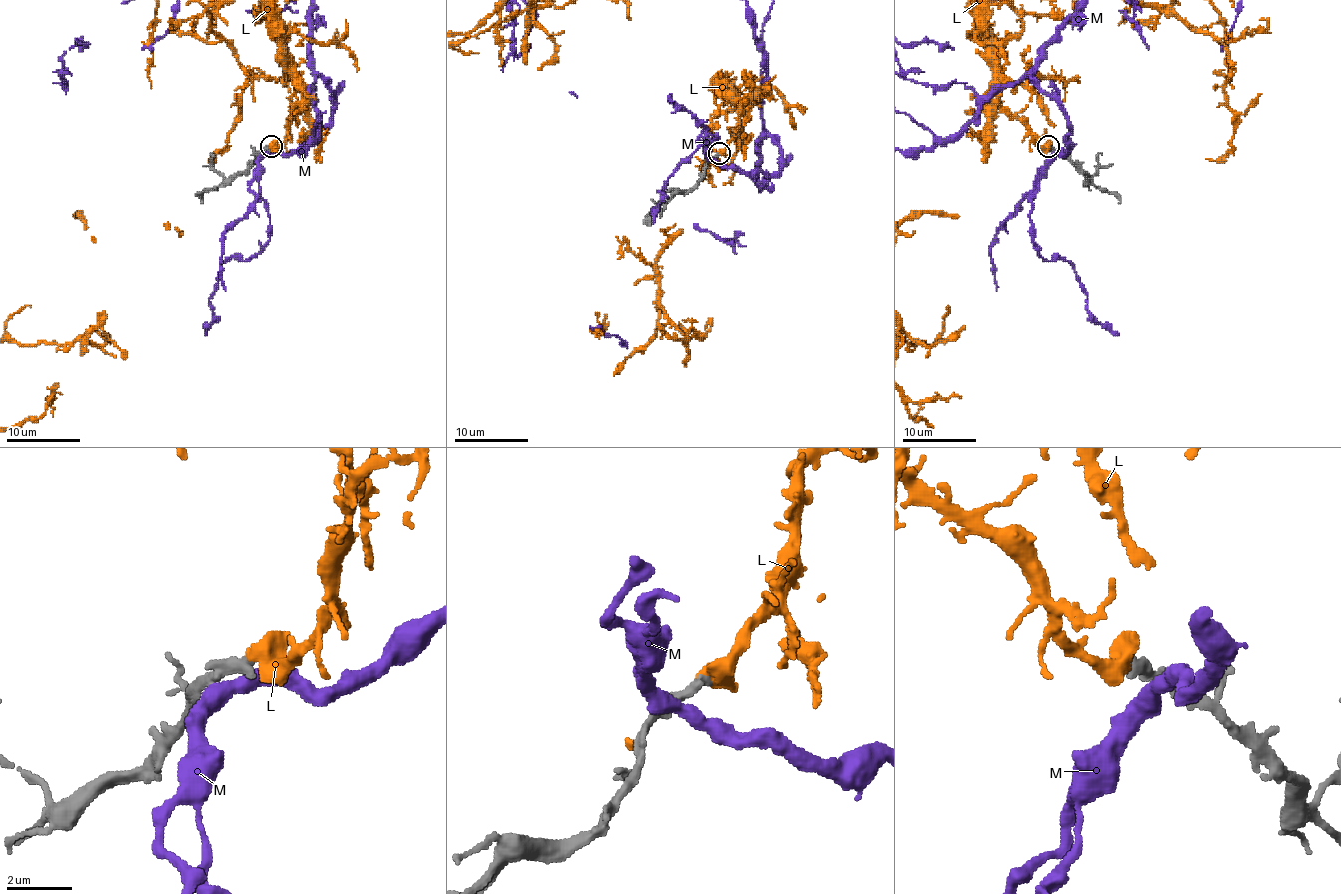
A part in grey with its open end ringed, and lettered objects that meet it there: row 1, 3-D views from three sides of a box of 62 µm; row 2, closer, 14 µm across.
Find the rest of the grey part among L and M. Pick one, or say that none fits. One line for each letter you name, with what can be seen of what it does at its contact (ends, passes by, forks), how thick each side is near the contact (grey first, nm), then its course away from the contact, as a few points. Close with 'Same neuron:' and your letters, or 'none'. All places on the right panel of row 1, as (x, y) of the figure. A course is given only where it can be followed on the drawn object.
L: it passes by | 400/460 nm
Same neuron: L

